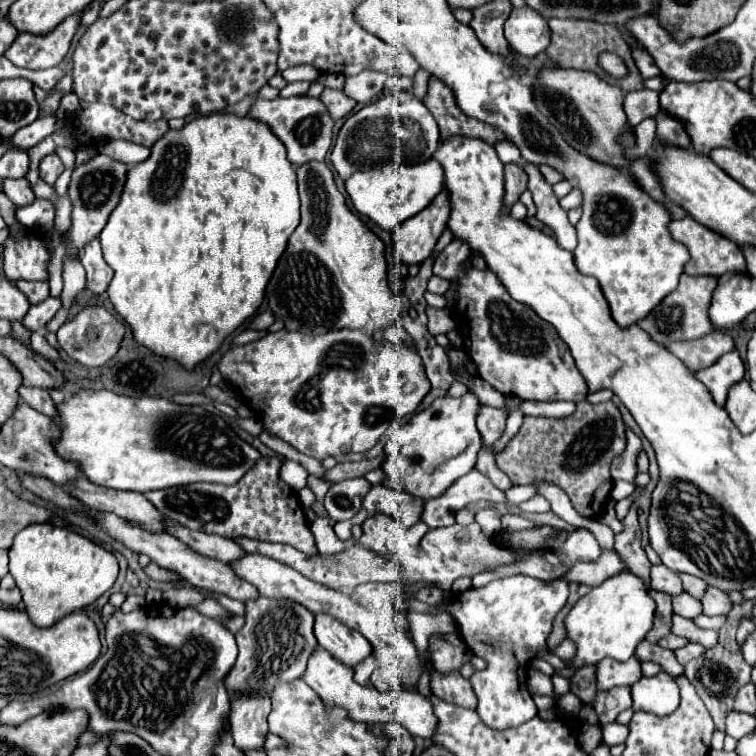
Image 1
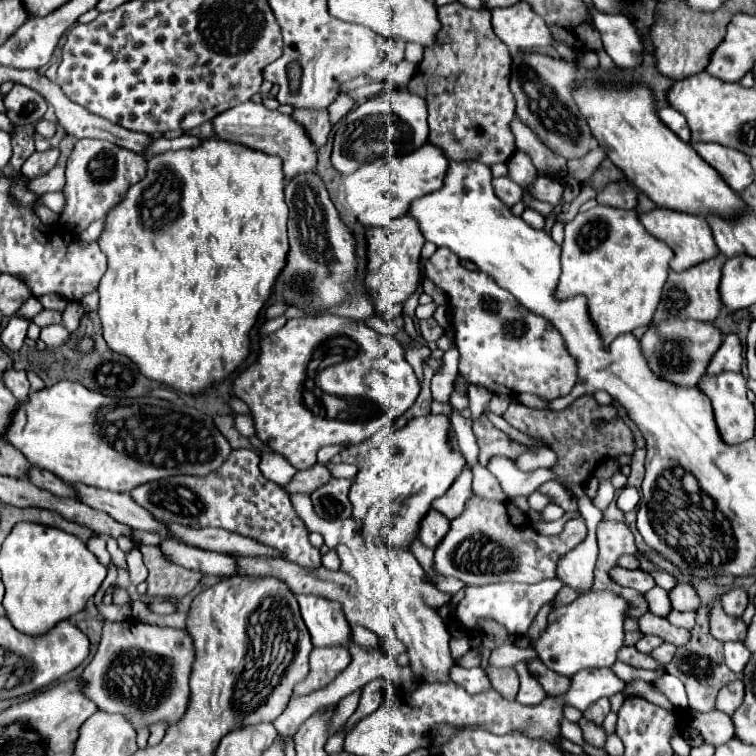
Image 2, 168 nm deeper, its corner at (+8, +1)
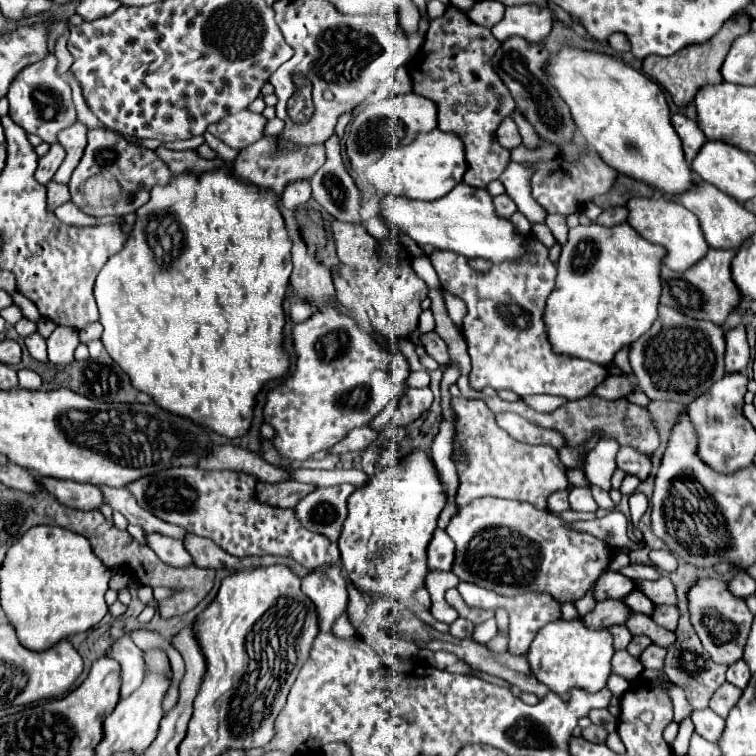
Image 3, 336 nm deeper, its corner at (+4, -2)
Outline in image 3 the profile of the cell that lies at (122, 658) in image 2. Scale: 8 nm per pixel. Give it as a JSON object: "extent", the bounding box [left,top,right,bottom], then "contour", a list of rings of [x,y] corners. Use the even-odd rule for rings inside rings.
{"extent":[108,636,144,696],"contour":[[[122,636],[112,650],[108,652],[110,658],[118,660],[122,666],[122,690],[120,696],[128,696],[136,690],[136,686],[144,680],[144,654],[142,650],[132,642],[130,636]]]}

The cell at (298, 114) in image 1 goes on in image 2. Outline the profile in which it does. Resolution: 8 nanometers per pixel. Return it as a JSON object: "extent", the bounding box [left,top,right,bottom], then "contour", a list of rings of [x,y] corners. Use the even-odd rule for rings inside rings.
{"extent":[214,101,318,179],"contour":[[[246,101],[246,103],[240,103],[240,105],[220,113],[214,119],[214,129],[220,139],[242,143],[246,147],[282,157],[284,173],[288,179],[292,179],[296,173],[304,173],[304,171],[310,171],[316,167],[318,147],[312,147],[312,141],[308,141],[308,135],[302,131],[300,123],[296,123],[292,119],[292,115],[284,115],[278,109],[268,109],[262,103]]]}

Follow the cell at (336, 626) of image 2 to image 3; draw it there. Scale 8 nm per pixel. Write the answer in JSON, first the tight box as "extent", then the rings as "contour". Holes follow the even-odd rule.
{"extent":[302,564,348,632],"contour":[[[328,564],[312,570],[302,580],[302,592],[316,604],[320,630],[330,632],[334,620],[346,610],[348,590],[338,564]]]}

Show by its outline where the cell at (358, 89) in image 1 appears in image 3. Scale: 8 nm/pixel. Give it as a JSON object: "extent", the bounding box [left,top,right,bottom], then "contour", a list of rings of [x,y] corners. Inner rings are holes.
{"extent":[310,136,362,224],"contour":[[[332,136],[326,144],[326,162],[310,180],[314,200],[340,222],[360,224],[362,196],[354,178],[348,174],[342,156],[338,136]]]}

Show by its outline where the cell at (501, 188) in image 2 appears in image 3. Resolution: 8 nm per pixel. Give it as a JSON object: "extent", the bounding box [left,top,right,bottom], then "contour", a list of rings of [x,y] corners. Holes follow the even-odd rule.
{"extent":[494,194,516,218],"contour":[[[500,194],[494,198],[494,208],[500,218],[510,218],[516,212],[516,204],[506,194]]]}

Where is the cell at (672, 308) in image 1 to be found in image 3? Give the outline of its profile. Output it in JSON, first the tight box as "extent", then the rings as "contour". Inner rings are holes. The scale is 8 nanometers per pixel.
{"extent":[660,248,742,326],"contour":[[[710,248],[706,258],[696,262],[696,266],[692,266],[686,272],[674,272],[674,270],[668,270],[668,266],[662,266],[662,270],[660,270],[660,274],[662,274],[660,302],[674,306],[676,310],[680,310],[682,314],[688,314],[690,318],[710,320],[710,322],[722,326],[724,320],[728,318],[728,314],[742,300],[742,294],[740,294],[738,286],[734,284],[732,272],[730,272],[730,262],[734,256],[736,256],[736,250]]]}

